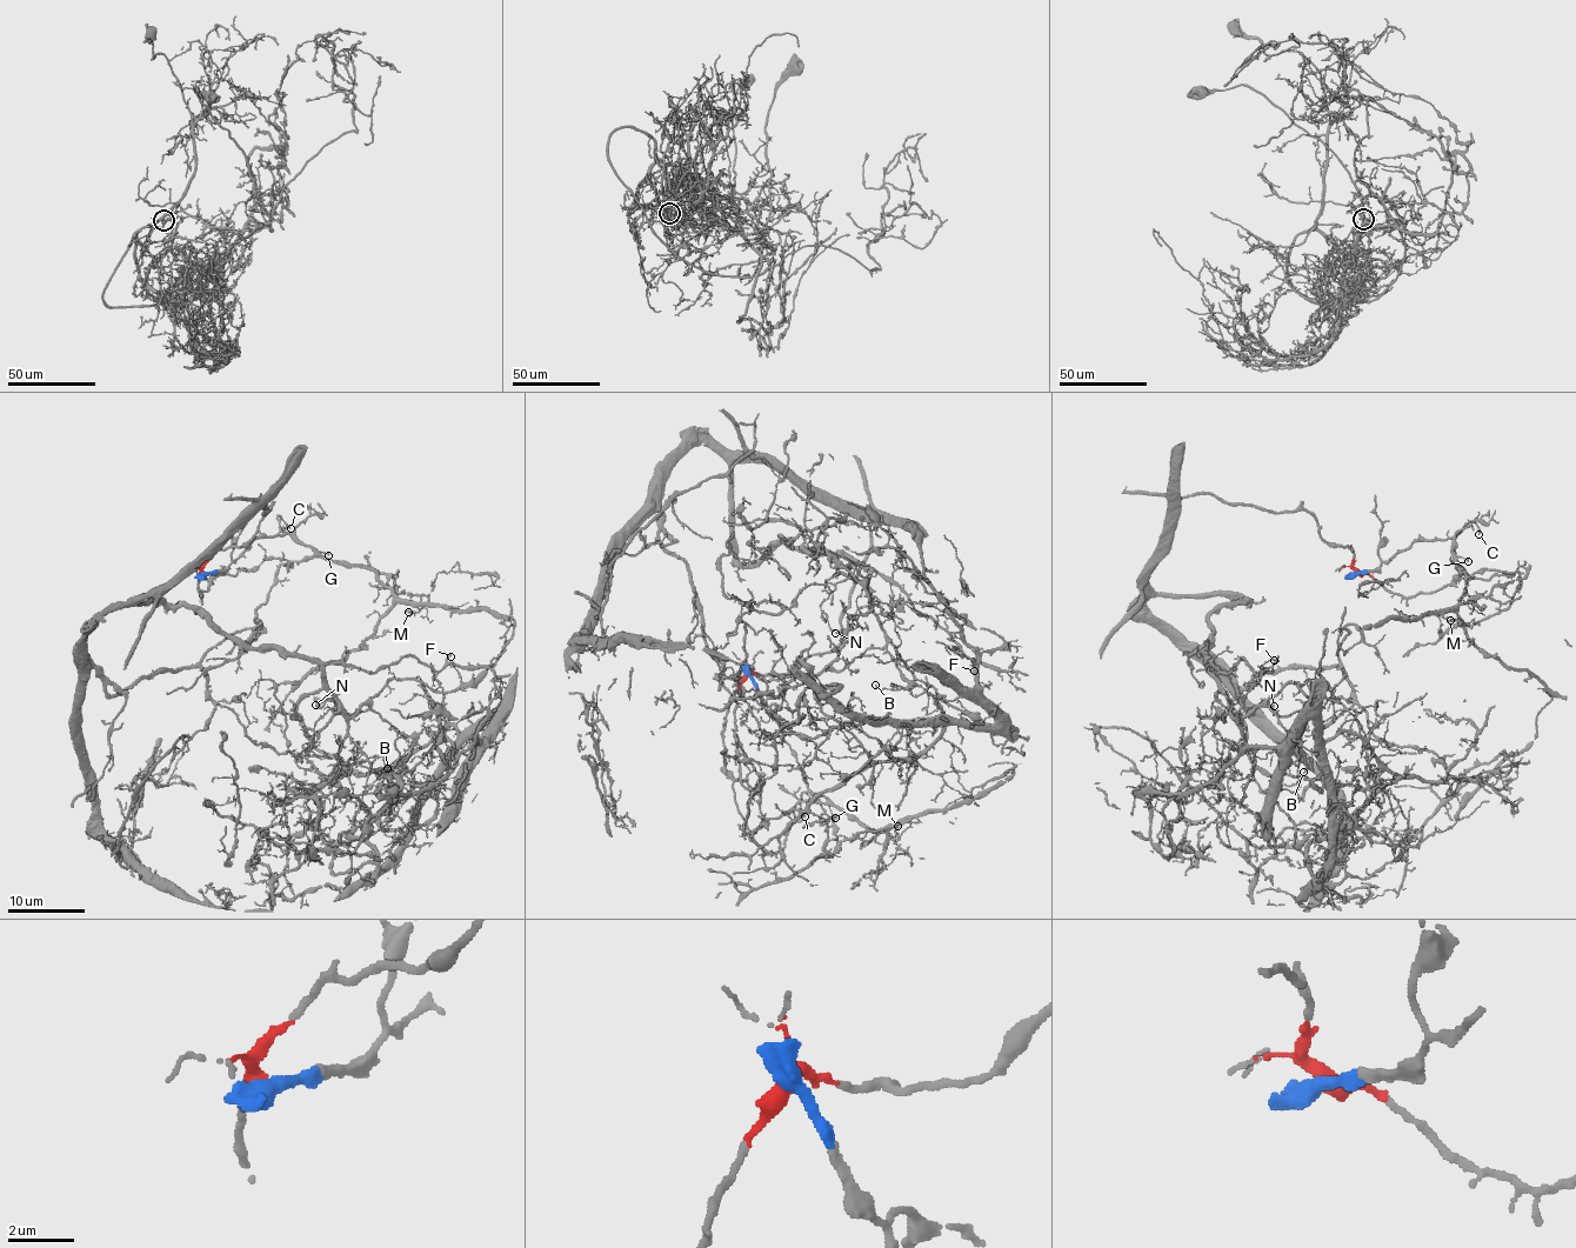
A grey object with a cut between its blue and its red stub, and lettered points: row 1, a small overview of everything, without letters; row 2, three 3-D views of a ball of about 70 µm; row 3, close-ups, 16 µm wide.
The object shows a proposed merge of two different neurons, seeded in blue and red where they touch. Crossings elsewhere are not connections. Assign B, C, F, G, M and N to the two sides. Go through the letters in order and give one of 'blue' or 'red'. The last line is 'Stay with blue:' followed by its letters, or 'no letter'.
B: red
C: blue
F: red
G: blue
M: blue
N: red
Stay with blue: C, G, M

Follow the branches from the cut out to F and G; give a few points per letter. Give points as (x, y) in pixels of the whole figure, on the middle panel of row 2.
F: (747, 675), (840, 642), (869, 534), (774, 465), (738, 461), (740, 562), (783, 538), (843, 553), (973, 672)
G: (747, 675), (761, 701), (770, 709), (807, 786), (826, 798), (836, 818)

